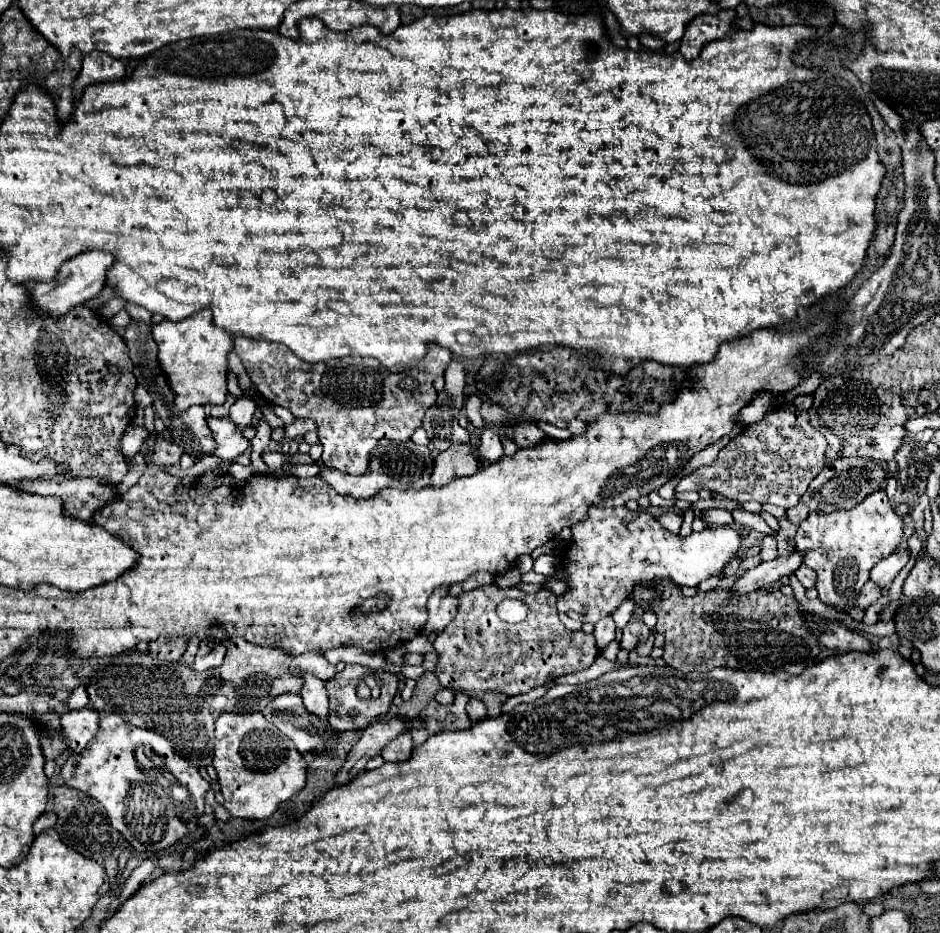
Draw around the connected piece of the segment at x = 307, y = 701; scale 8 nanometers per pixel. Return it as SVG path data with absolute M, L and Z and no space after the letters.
M306 675L300 697L308 713L328 719L328 695L326 695L326 687L322 679L316 679L314 675Z

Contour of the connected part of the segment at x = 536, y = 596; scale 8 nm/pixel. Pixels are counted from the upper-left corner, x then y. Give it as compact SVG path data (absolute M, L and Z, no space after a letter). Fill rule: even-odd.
M496 584L458 595L456 617L434 641L434 651L438 653L434 673L442 687L468 693L496 691L512 697L528 693L556 677L588 669L596 659L594 635L568 631L558 619L554 597L556 595L550 589L527 595L516 587L500 588ZM505 598L520 598L528 605L524 623L510 625L500 621L496 608Z

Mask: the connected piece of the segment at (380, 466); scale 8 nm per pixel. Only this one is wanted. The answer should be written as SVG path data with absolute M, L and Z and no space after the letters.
M382 441L378 445L378 455L370 457L368 473L364 475L348 475L340 473L338 469L328 469L326 465L320 465L318 477L332 485L340 495L352 495L368 499L374 493L378 493L384 487L396 487L396 489L422 489L424 485L430 485L432 475L432 453L426 445L416 445L414 441Z

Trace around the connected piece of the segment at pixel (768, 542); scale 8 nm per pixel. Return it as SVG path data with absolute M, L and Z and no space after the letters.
M766 536L761 546L762 548L759 555L762 561L769 561L777 557L777 542L775 538Z

